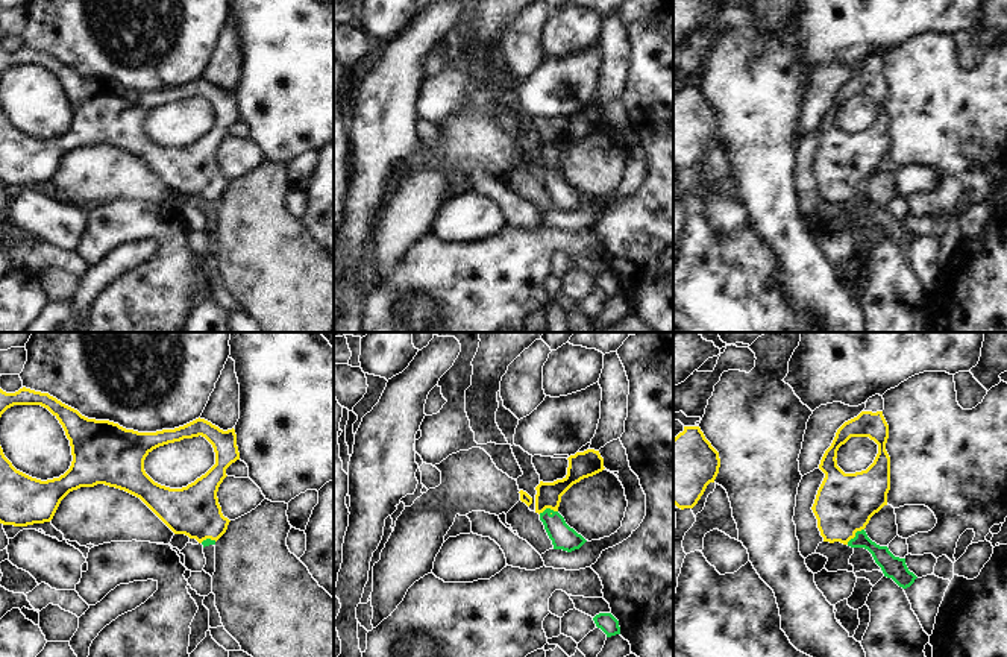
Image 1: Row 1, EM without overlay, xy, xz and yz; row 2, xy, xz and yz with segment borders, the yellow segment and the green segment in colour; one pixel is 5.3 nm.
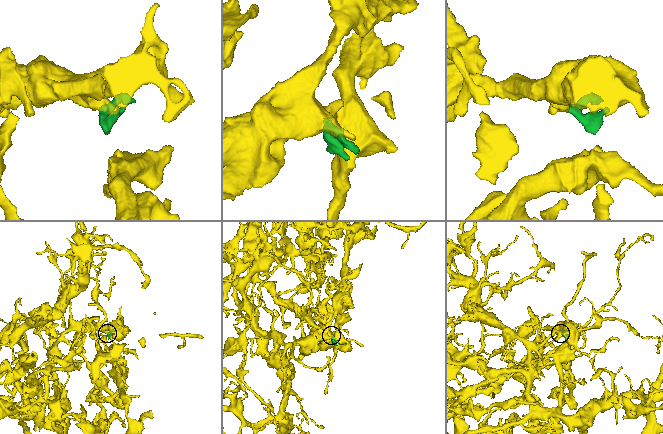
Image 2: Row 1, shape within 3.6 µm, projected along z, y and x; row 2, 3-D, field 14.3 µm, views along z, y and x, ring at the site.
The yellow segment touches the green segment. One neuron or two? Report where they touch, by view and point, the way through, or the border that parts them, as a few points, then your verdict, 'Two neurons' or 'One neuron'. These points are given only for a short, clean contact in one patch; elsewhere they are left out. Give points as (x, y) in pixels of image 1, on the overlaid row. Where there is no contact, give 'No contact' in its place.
Touches yellow at xz (548, 507). Path across: xz (548, 495), (548, 507), (563, 537). One neuron

